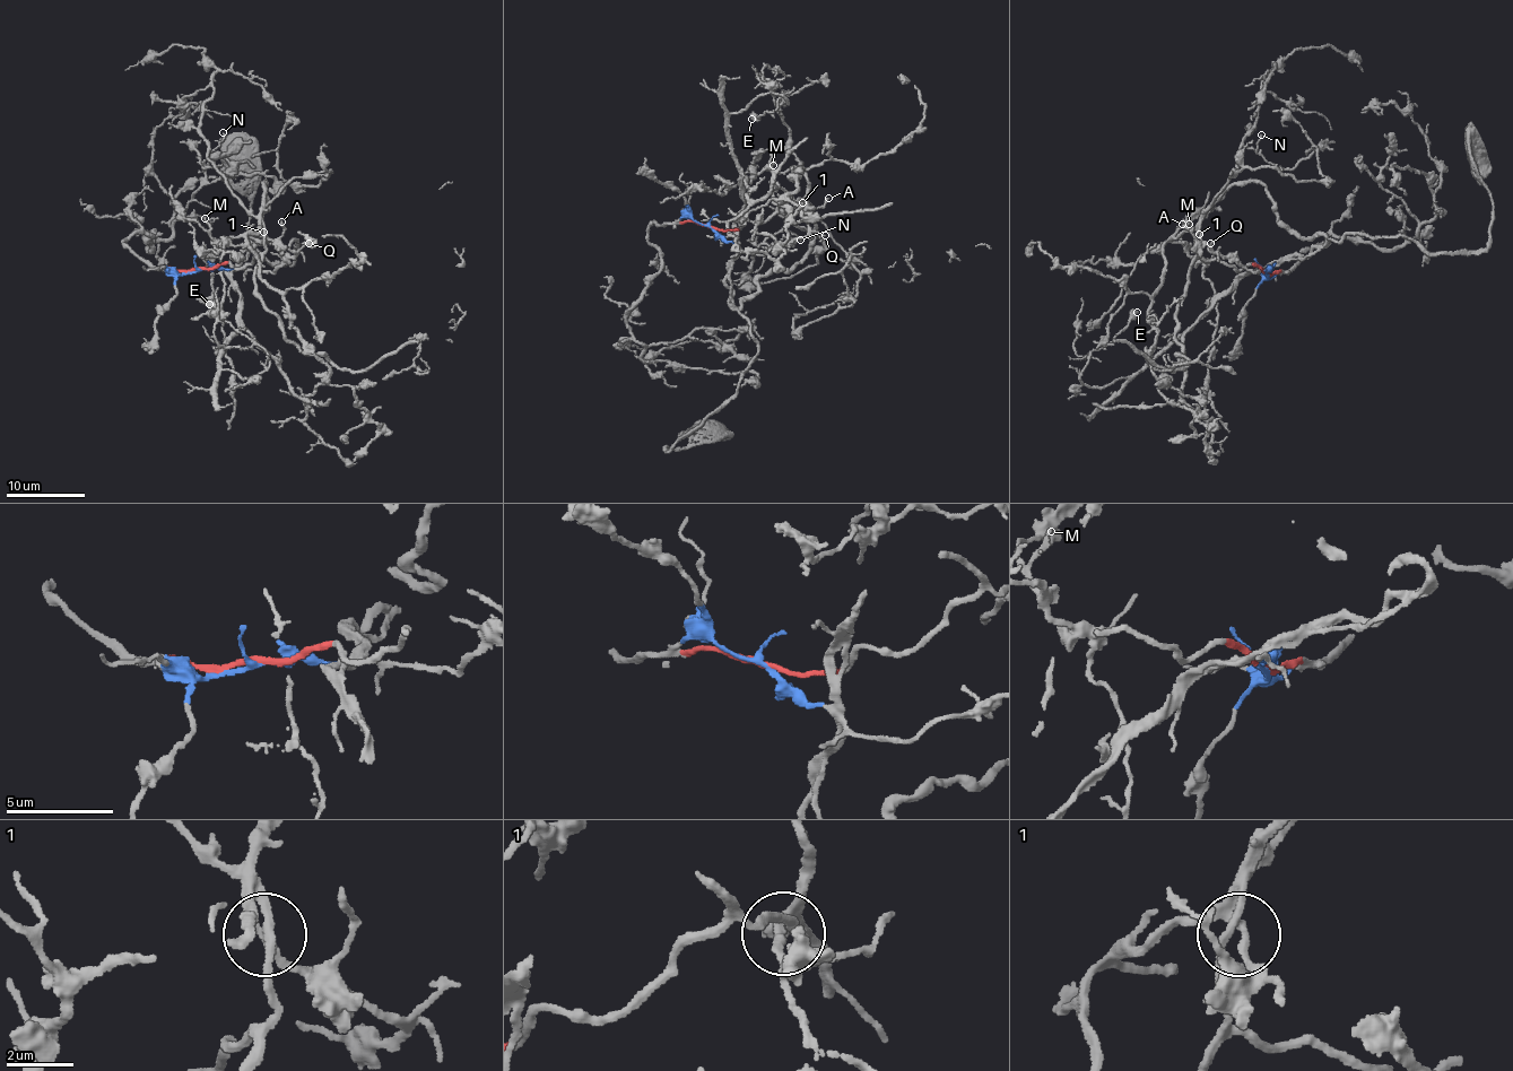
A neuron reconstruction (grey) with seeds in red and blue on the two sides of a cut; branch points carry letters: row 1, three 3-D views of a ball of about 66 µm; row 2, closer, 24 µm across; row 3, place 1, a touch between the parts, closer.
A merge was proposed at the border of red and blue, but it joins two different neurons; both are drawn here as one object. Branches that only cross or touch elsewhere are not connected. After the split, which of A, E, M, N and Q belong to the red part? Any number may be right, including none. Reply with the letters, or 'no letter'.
N

